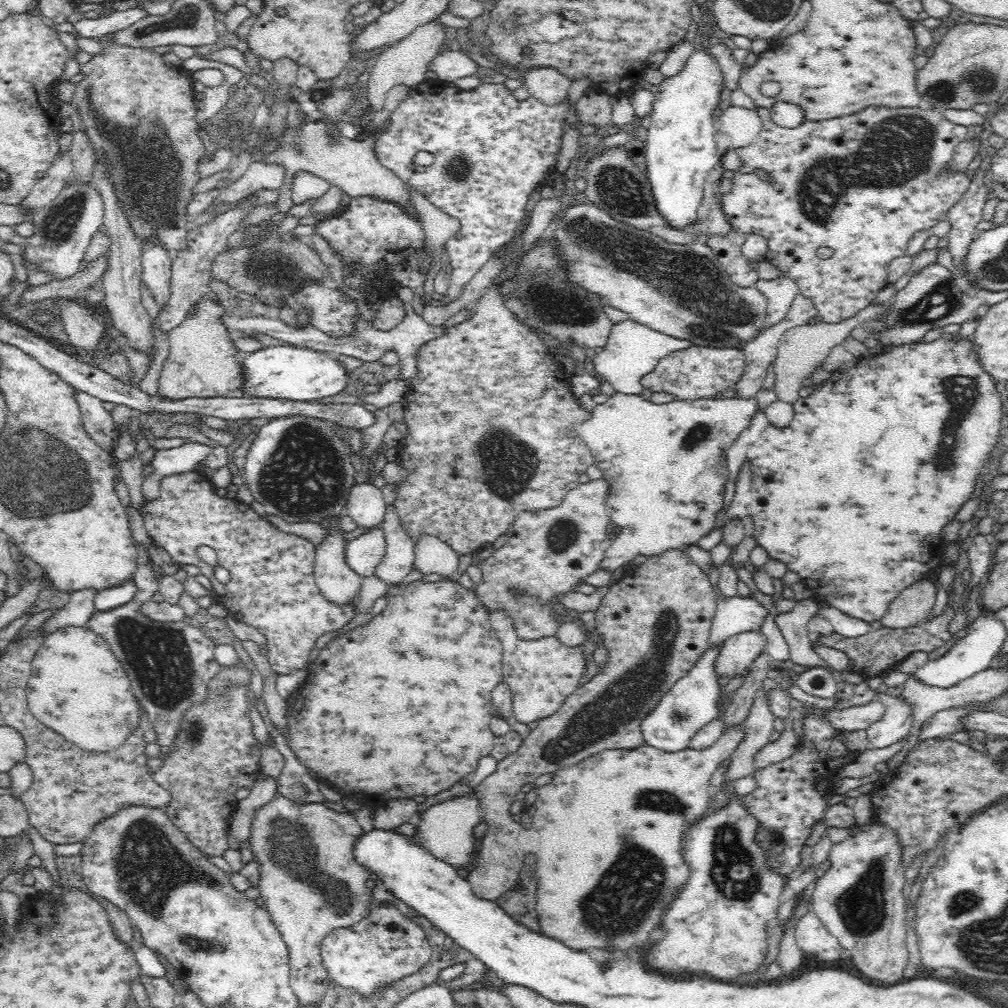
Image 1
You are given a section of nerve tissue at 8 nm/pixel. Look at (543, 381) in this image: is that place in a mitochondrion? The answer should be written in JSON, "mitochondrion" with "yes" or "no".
{"mitochondrion":"no"}

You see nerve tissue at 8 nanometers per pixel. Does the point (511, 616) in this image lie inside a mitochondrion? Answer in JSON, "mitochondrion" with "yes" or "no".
{"mitochondrion":"no"}

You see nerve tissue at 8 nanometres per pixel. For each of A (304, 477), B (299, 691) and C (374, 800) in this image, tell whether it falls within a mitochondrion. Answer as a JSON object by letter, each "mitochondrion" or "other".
{"A":"mitochondrion","B":"other","C":"other"}

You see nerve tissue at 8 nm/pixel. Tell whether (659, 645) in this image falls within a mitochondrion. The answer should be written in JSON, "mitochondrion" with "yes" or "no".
{"mitochondrion":"yes"}

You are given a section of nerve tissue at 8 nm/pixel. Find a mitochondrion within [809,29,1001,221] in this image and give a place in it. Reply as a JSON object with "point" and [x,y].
{"point":[969,83]}

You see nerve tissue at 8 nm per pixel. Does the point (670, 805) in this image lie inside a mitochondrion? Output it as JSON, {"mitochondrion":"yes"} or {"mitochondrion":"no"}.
{"mitochondrion":"yes"}

